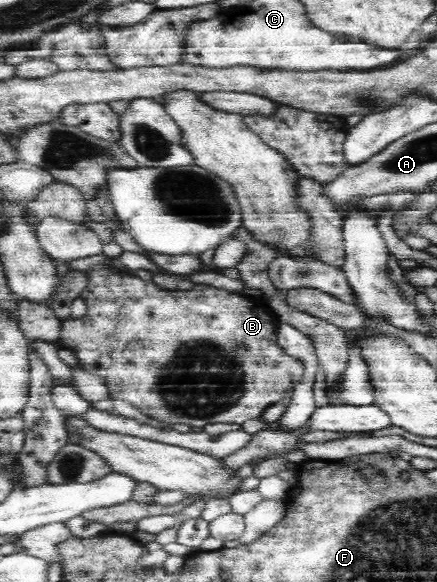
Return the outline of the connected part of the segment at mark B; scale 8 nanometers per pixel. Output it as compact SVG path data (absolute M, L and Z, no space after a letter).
M105 264L93 265L85 274L88 284L80 297L87 303L87 312L77 320L68 318L62 321L61 338L58 343L61 347L71 348L82 362L86 372L103 378L110 389L112 399L131 402L140 412L152 418L172 424L188 424L191 427L205 428L207 424L228 423L243 424L248 419L256 419L269 406L284 399L293 397L294 388L302 381L304 365L297 357L288 355L277 344L277 318L258 300L246 297L241 293L228 292L206 284L195 284L194 289L185 292L163 290L158 288L152 280L144 281L131 272L116 271L112 266Z

